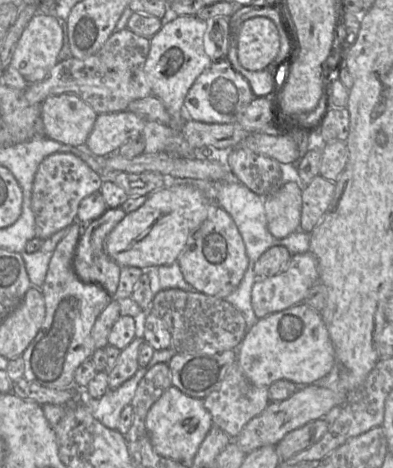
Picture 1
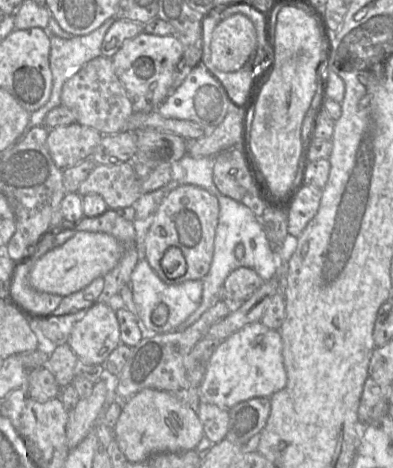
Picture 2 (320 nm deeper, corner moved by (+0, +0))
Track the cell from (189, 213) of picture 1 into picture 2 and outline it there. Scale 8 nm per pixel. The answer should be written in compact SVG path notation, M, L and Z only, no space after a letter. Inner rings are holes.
M78 231L64 244L48 251L33 265L29 284L39 292L60 295L77 292L94 279L105 276L119 262L123 245L112 235L103 232Z

